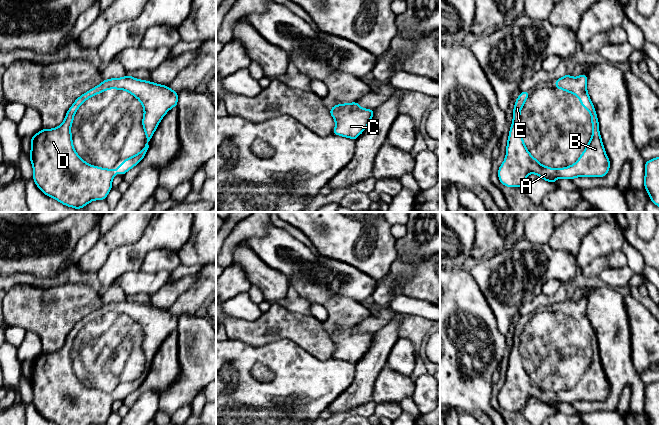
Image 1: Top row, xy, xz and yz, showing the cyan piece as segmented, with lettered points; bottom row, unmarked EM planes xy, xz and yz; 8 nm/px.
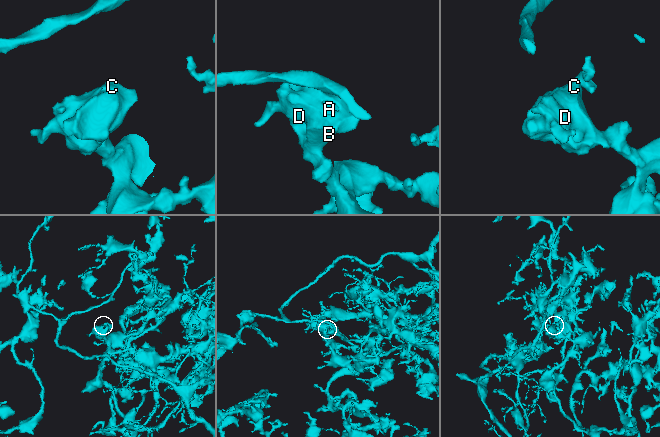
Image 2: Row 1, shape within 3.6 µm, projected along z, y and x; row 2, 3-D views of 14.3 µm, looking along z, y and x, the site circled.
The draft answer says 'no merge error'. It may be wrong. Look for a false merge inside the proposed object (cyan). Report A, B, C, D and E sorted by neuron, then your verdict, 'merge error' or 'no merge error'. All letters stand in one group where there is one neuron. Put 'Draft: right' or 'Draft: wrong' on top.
Draft: right
A B C D E | no merge error

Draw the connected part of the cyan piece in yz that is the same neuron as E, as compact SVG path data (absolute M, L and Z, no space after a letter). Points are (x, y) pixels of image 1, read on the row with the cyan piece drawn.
M566 74L555 80L555 86L576 95L581 105L591 114L593 132L589 143L573 165L559 169L540 164L527 150L520 130L521 109L530 94L528 91L521 92L513 109L506 157L498 170L499 181L503 185L522 187L530 173L555 184L555 180L559 178L572 180L576 177L604 177L609 172L610 160L603 147L596 111L587 93L587 74L581 74L577 78Z

